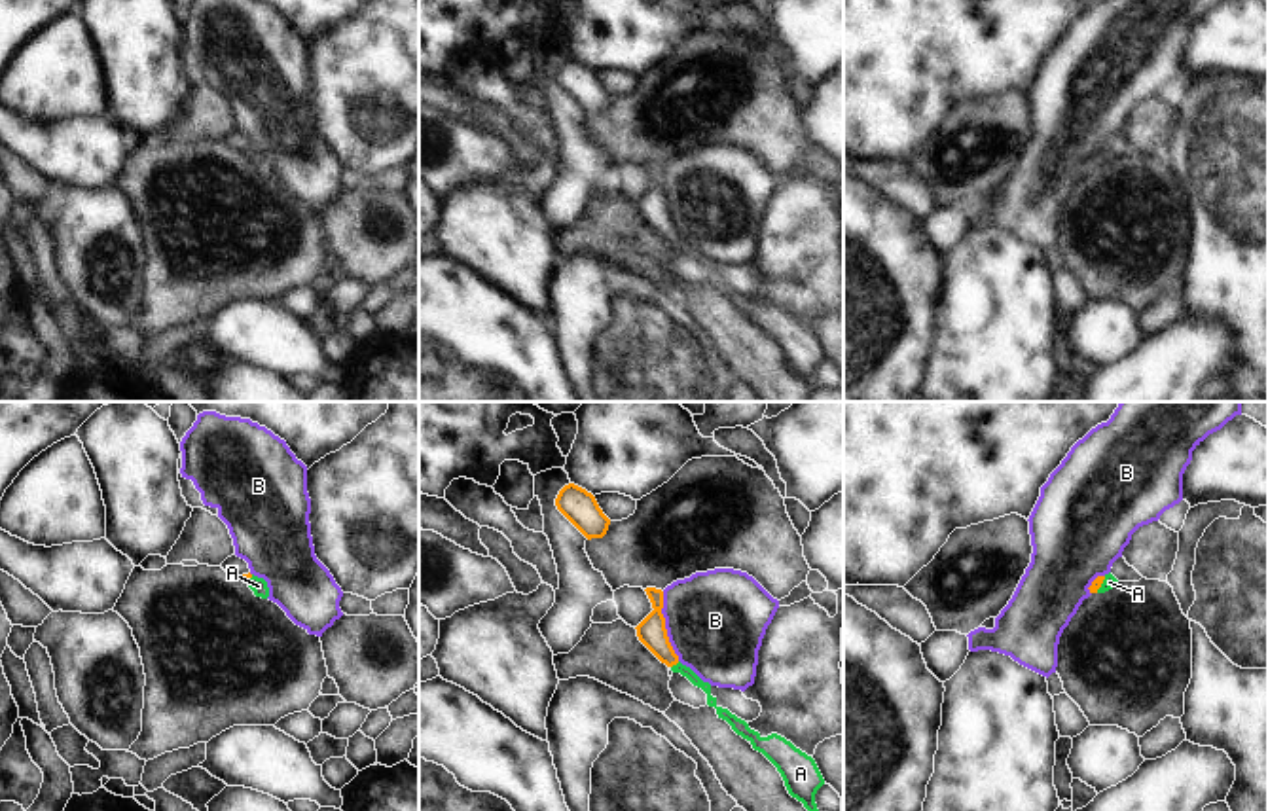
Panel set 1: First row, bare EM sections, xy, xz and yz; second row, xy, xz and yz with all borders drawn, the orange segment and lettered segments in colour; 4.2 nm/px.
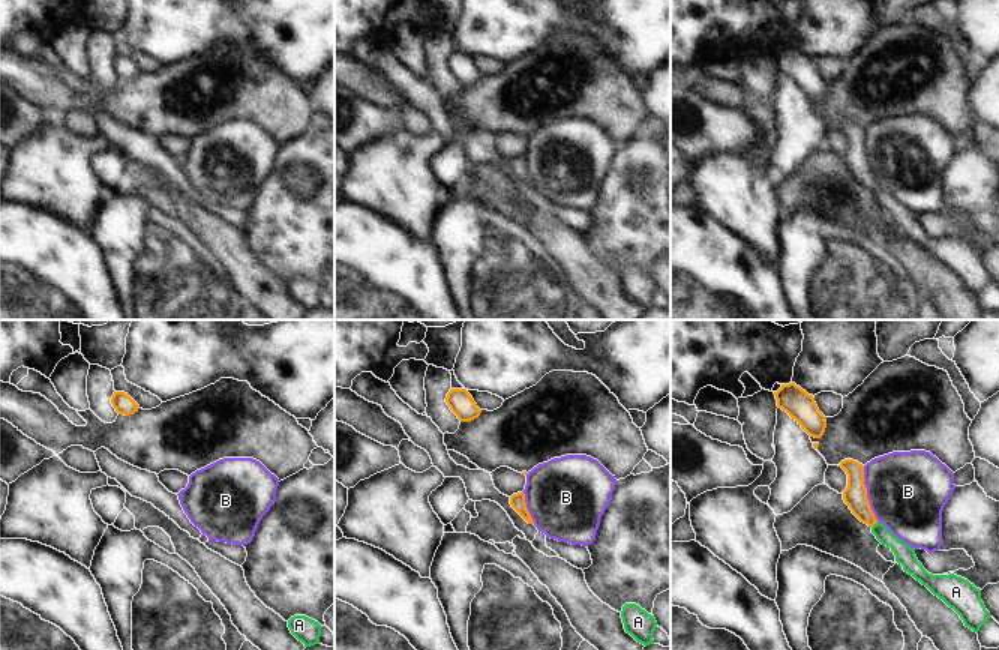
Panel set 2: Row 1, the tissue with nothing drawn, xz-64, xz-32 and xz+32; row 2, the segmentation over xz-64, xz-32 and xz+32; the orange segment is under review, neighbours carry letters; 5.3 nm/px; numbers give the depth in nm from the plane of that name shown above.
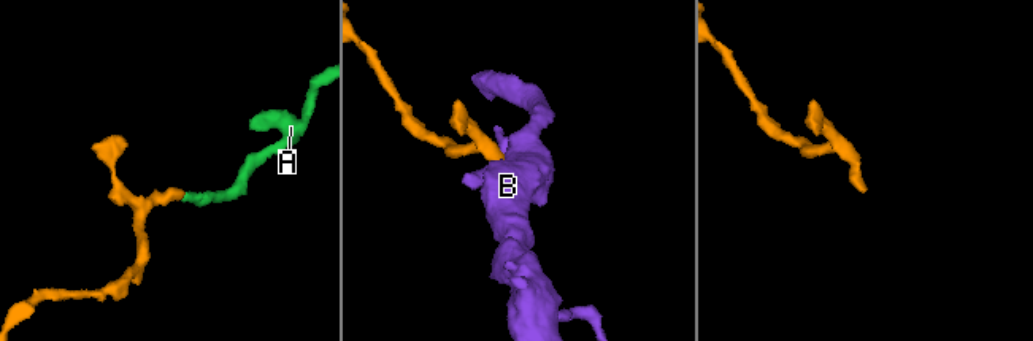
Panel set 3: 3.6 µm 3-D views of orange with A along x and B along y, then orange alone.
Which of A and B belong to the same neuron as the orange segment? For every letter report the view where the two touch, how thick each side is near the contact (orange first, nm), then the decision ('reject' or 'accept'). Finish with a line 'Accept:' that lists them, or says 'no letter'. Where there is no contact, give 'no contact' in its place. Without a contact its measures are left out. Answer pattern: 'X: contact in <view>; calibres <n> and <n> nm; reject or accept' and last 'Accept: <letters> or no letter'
A: contact in xz; calibres 120 and 50 nm; accept
B: contact in xz; calibres 120 and 420 nm; reject
Accept: A

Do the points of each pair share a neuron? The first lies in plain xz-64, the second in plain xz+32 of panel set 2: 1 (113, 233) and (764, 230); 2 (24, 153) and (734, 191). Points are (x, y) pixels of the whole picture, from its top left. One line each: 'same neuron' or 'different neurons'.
1: different neurons
2: same neuron

